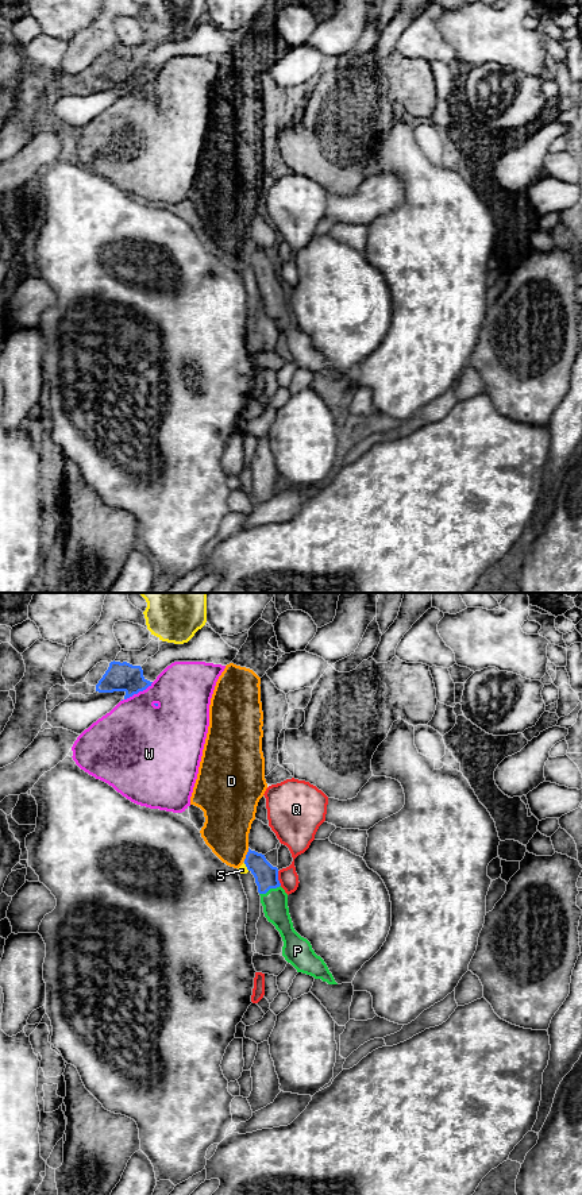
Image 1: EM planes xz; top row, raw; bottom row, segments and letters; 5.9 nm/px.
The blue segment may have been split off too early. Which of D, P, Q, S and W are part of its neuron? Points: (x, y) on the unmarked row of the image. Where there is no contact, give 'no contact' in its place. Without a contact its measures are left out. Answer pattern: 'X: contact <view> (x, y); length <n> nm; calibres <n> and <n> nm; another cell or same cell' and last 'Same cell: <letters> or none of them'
D: contact xz (246, 250); length 90 nm; calibres 140 and 280 nm; another cell
P: contact xz (269, 284); length 140 nm; calibres 140 and 150 nm; same cell
Q: contact xz (277, 273); length 90 nm; calibres 140 and 140 nm; another cell
S: contact xz (246, 261); length 60 nm; calibres 140 and 50 nm; another cell
W: contact xz (137, 88); length 220 nm; calibres 180 and 420 nm; another cell
Same cell: P

